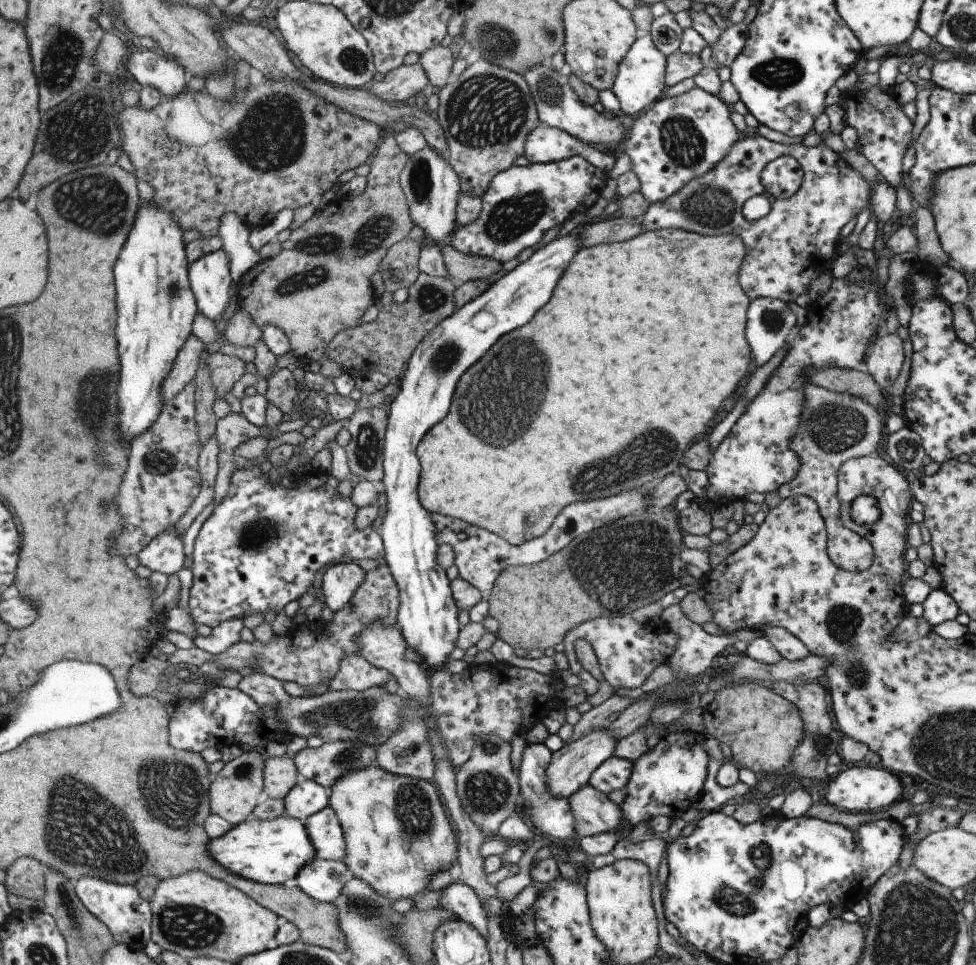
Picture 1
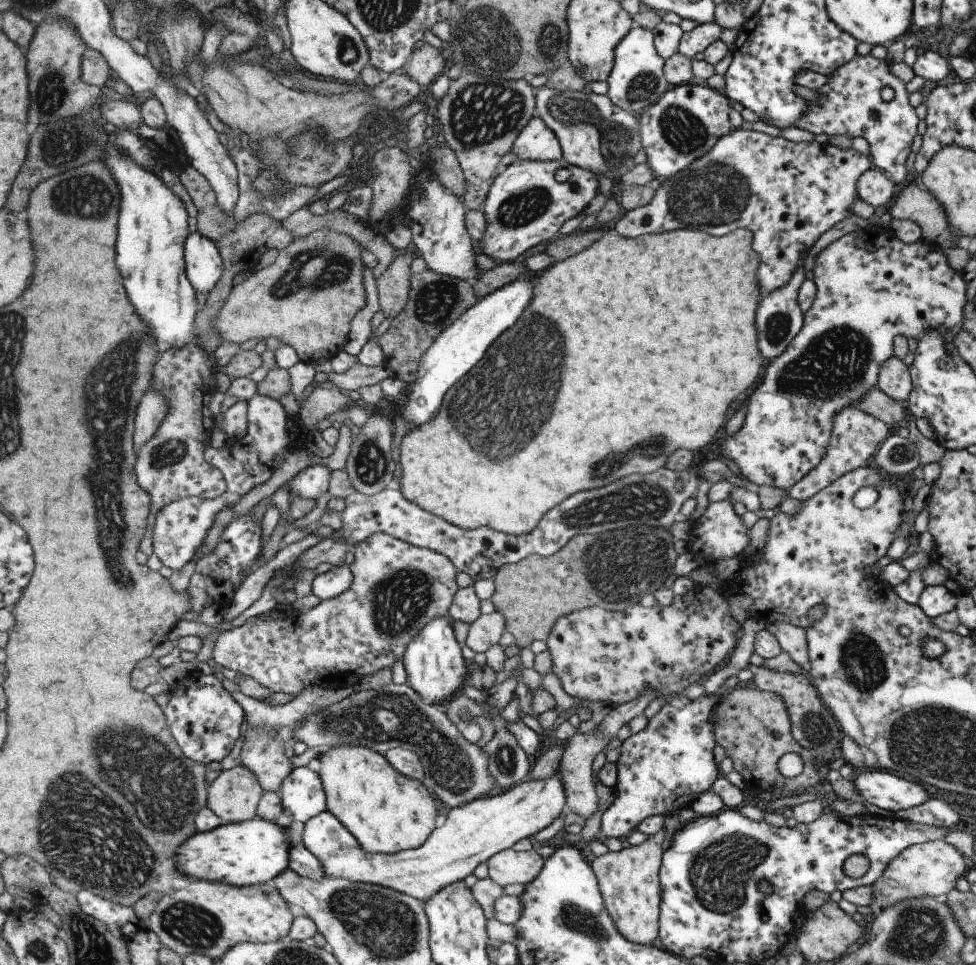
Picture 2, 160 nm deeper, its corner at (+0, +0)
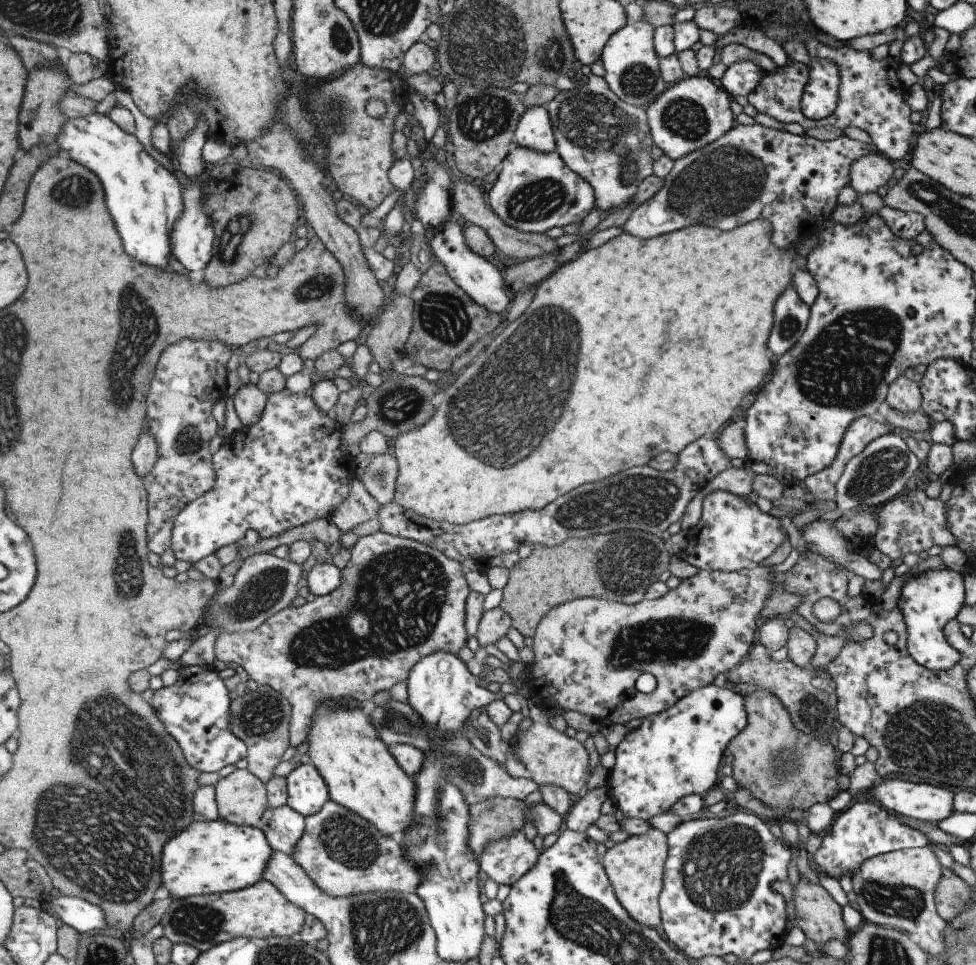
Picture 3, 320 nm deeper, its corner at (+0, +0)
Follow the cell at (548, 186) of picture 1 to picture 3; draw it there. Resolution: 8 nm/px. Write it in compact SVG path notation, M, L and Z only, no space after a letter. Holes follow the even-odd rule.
M515 145L500 162L485 201L501 222L524 233L542 234L549 228L580 223L594 207L592 188L553 151L536 151Z

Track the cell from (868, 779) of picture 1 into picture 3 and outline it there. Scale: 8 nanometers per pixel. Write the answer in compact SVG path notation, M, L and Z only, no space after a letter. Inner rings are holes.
M878 780L873 786L874 802L883 807L887 812L897 816L907 816L923 822L938 823L951 816L954 812L955 795L946 787L941 787L929 783L911 783L901 780Z

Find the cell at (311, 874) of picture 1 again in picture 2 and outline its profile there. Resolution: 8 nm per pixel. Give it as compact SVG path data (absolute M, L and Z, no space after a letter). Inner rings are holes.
M285 812L276 821L271 822L286 826L286 835L290 844L290 867L310 879L319 880L325 877L320 860L305 846L301 824L293 822Z

